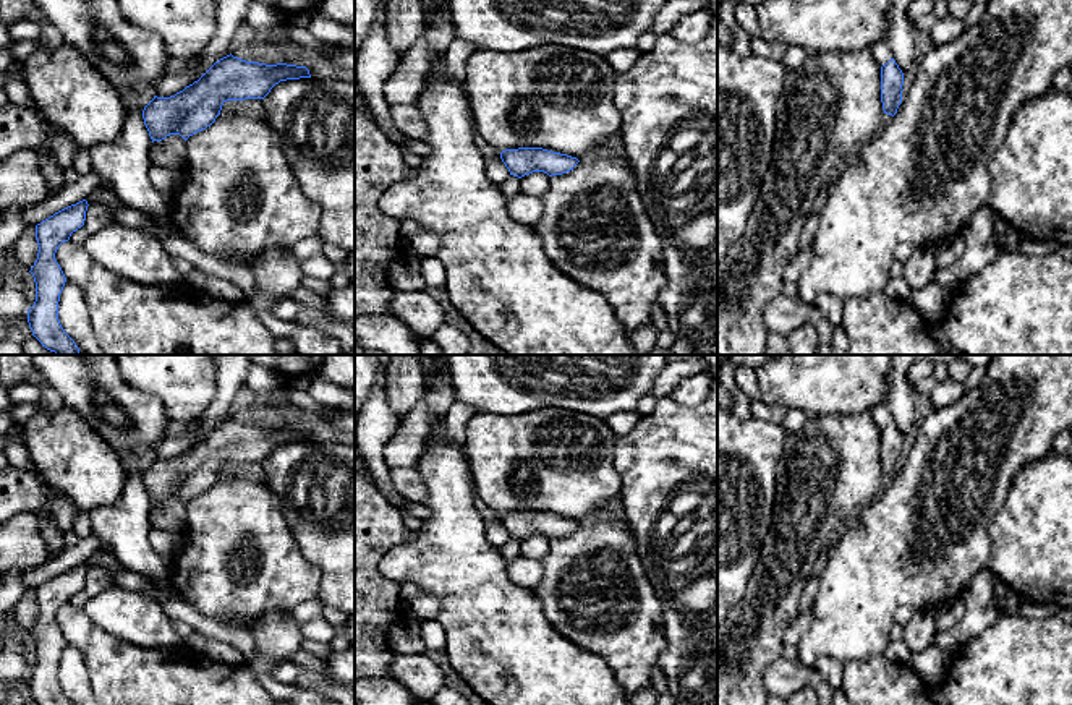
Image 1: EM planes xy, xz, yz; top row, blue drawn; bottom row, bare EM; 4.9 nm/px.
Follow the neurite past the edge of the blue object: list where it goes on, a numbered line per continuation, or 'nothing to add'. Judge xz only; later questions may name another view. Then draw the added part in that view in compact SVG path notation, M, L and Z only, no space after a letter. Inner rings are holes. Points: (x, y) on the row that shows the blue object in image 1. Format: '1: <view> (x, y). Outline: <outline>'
nothing to add

